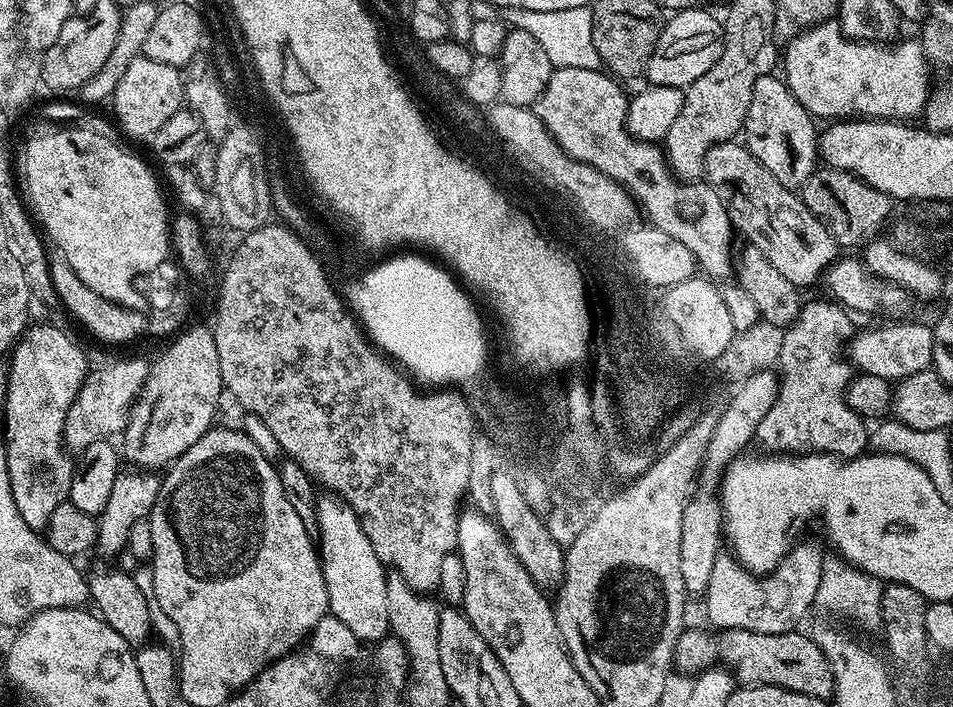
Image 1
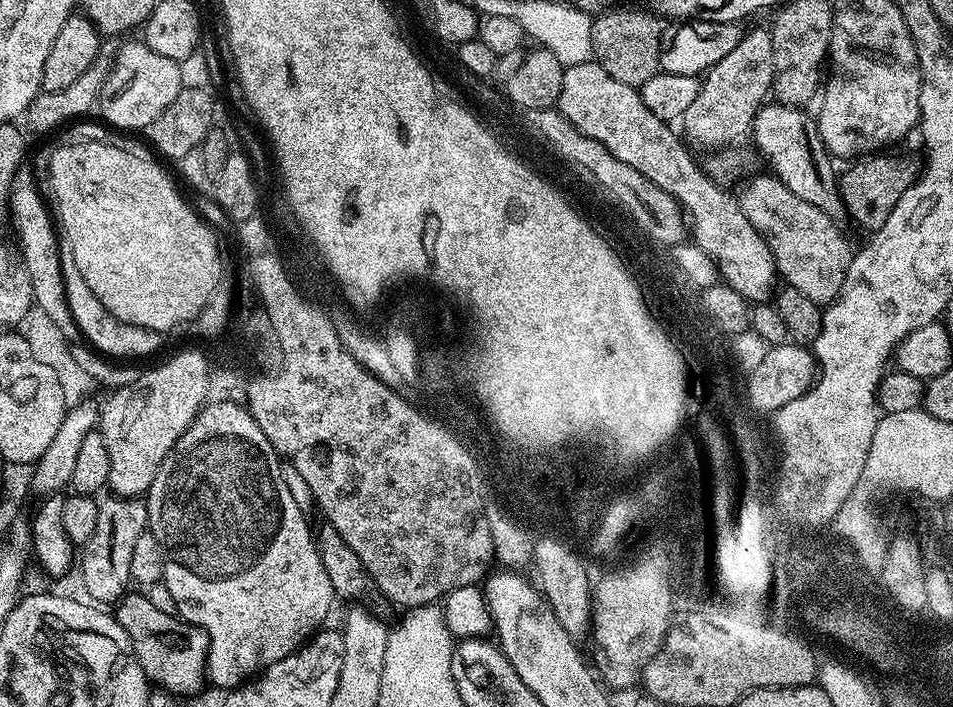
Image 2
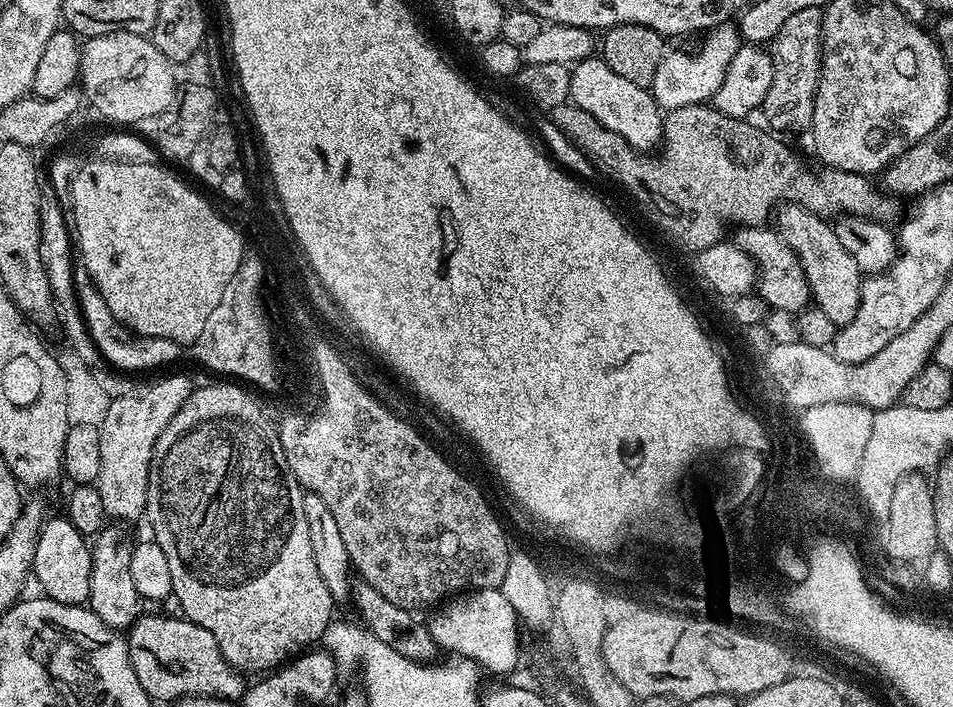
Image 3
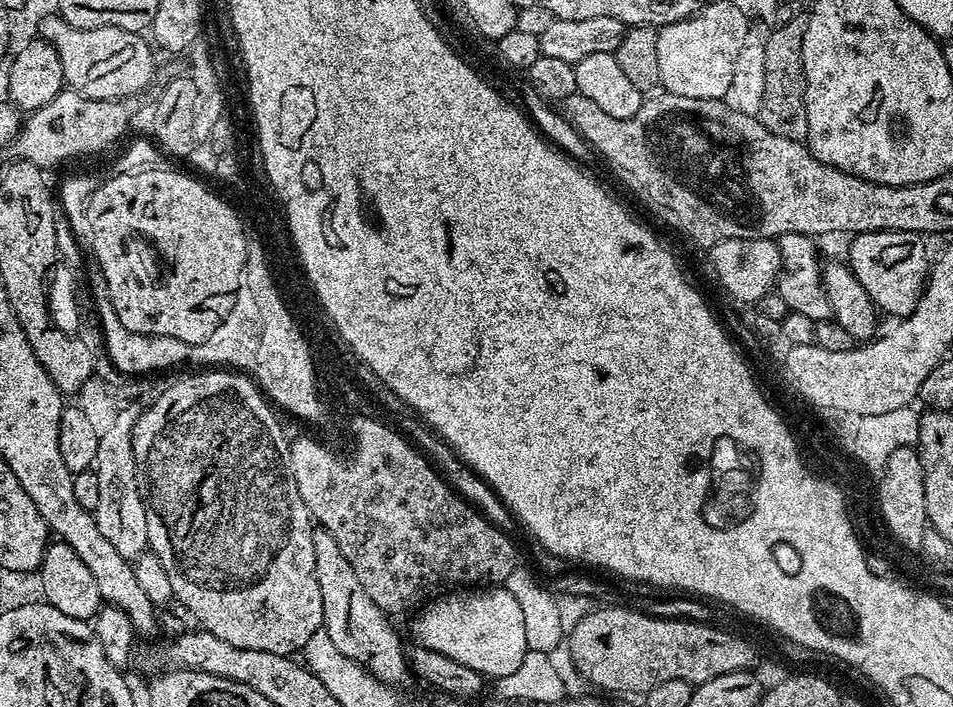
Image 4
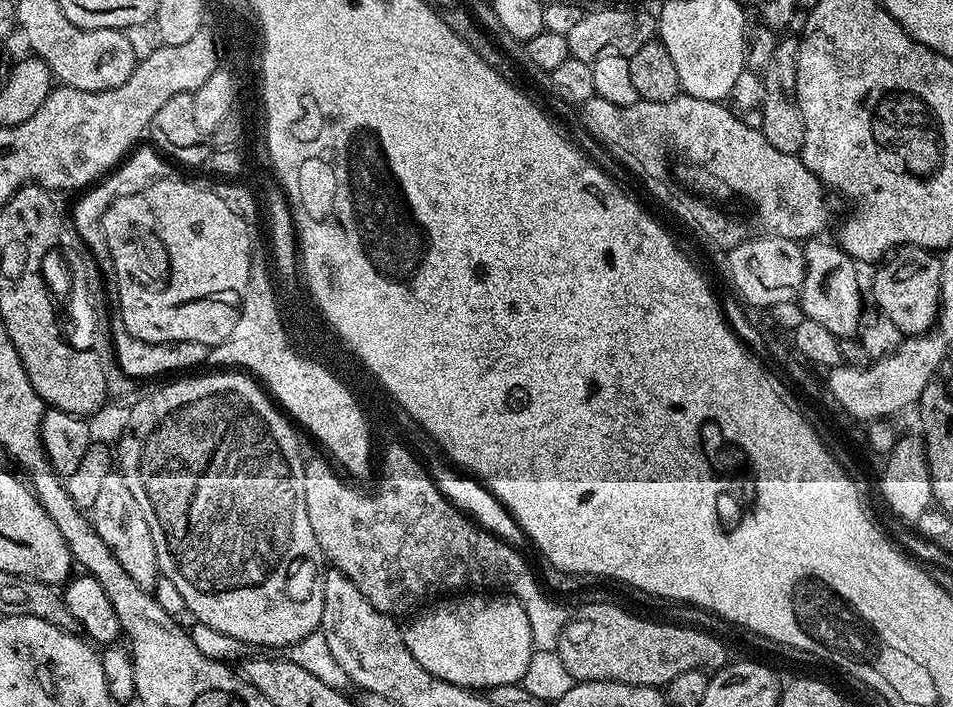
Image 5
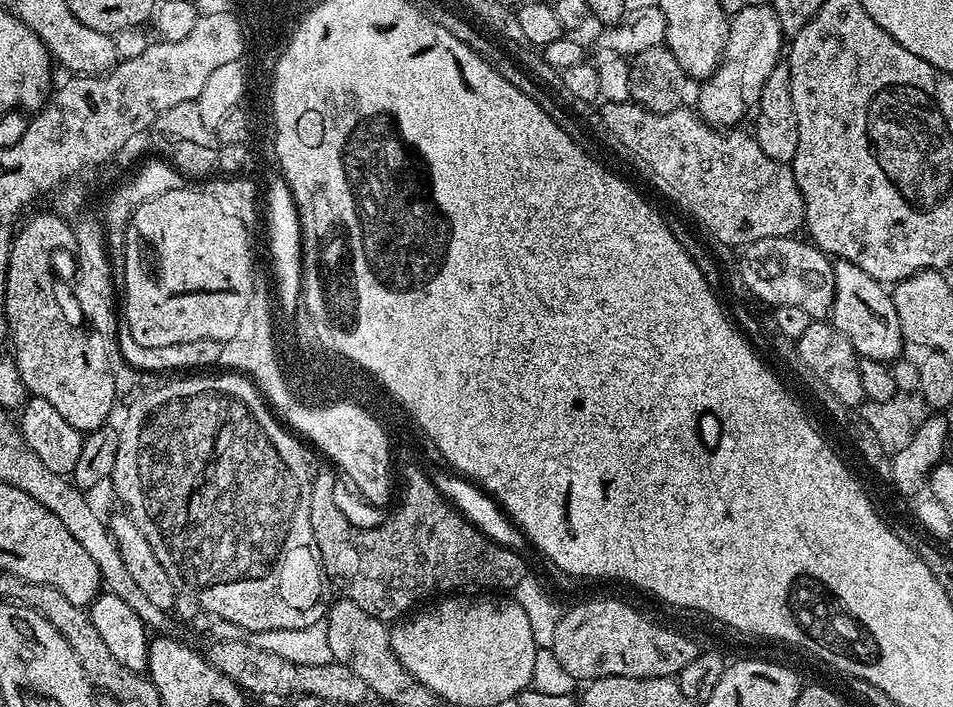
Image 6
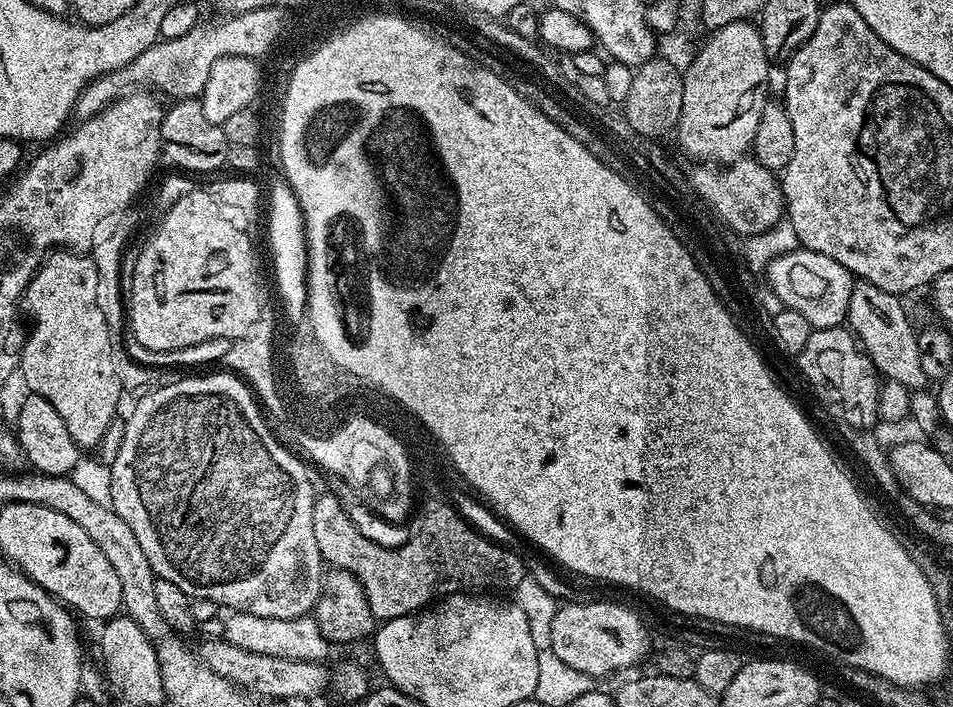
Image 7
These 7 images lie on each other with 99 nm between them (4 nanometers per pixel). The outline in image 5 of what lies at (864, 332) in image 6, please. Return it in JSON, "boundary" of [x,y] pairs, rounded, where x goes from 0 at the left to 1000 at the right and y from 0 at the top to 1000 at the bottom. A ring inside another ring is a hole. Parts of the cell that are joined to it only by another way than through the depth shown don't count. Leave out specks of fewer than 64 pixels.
{"boundary":[[[866,337],[843,341],[844,397],[837,414],[837,429],[845,453],[859,455],[878,478],[894,478],[901,471],[902,450],[909,431],[902,426],[902,396],[898,392],[899,369],[887,359],[880,344]]]}

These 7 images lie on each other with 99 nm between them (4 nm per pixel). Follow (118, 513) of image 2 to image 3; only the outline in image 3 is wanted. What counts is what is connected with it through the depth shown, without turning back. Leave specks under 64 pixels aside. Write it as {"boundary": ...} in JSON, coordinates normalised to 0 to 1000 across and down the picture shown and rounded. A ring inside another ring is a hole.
{"boundary":[[[110,743],[95,765],[97,805],[91,859],[95,860],[99,868],[103,868],[103,874],[107,874],[111,885],[133,891],[139,887],[143,873],[148,870],[149,850],[145,835],[141,835],[141,822],[136,818],[139,769],[130,765],[129,752],[122,744],[125,743]]]}

